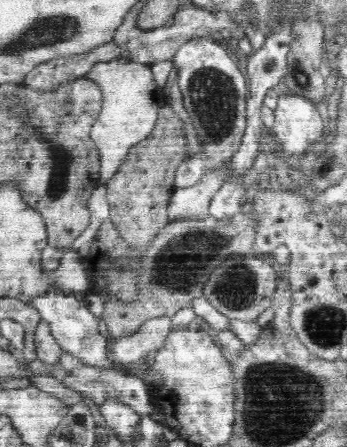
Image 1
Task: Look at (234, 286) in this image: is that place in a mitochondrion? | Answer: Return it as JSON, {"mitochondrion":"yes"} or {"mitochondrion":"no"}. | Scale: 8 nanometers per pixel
{"mitochondrion":"yes"}

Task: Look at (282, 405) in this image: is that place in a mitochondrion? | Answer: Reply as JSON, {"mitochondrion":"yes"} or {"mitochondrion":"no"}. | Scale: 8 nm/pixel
{"mitochondrion":"yes"}

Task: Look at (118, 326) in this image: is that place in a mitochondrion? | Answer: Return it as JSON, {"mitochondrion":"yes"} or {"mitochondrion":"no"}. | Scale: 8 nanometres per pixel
{"mitochondrion":"no"}

